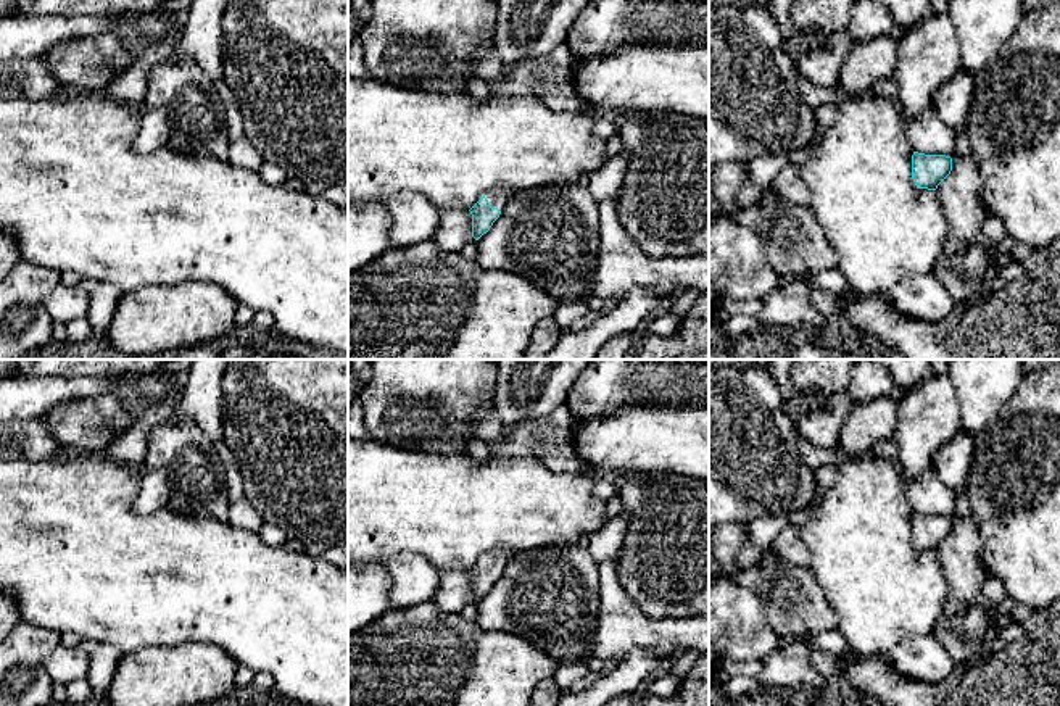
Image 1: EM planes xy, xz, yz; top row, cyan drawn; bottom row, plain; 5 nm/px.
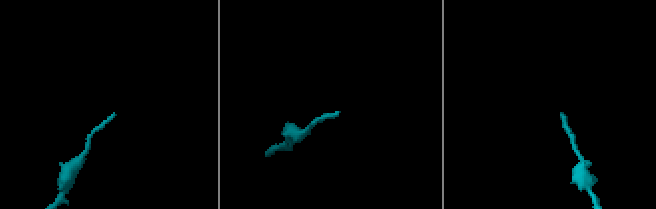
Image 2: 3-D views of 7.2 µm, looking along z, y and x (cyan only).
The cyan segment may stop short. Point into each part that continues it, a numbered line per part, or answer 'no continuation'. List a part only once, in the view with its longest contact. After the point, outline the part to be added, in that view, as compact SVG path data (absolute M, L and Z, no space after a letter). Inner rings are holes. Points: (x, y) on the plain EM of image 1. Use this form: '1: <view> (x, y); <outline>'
1: xz (498, 560); M493 550L487 551L478 561L482 561L483 558L493 569L498 569L503 574L504 567L507 566L512 556L503 550Z

